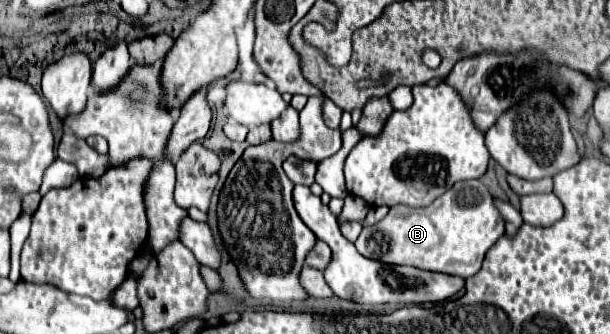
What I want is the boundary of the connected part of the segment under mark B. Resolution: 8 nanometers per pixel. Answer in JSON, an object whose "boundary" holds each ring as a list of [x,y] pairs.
{"boundary":[[[481,180],[457,182],[427,208],[391,206],[387,218],[369,228],[367,246],[357,246],[365,258],[385,264],[407,264],[421,270],[469,278],[479,272],[485,252],[505,234],[505,220],[495,206],[495,196]]]}

